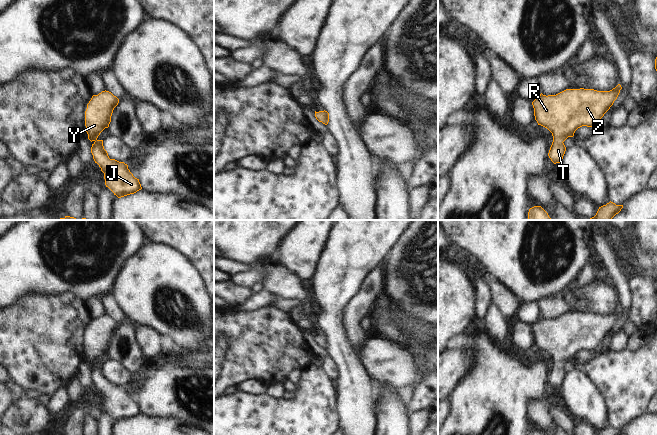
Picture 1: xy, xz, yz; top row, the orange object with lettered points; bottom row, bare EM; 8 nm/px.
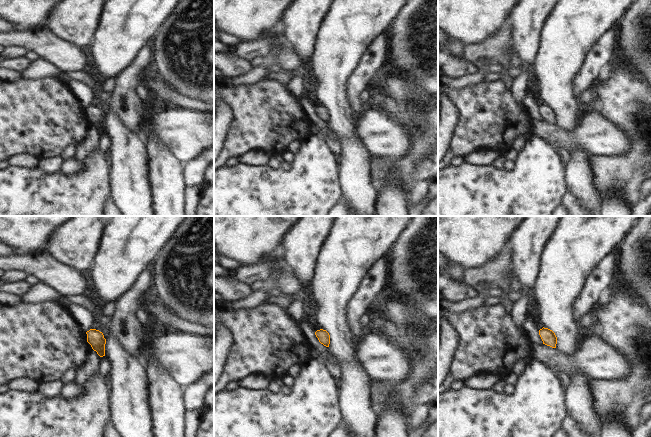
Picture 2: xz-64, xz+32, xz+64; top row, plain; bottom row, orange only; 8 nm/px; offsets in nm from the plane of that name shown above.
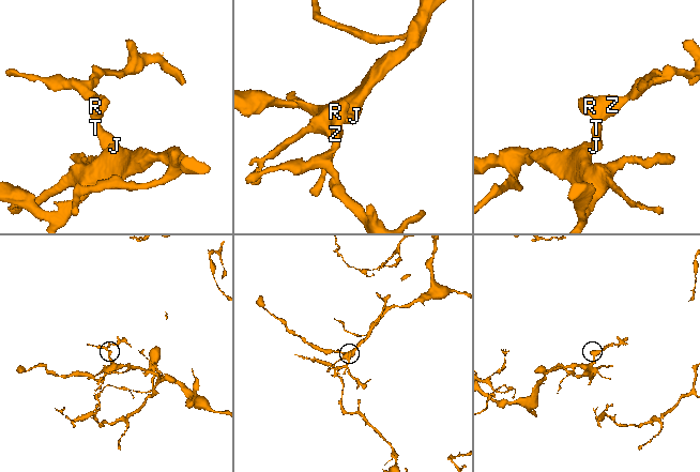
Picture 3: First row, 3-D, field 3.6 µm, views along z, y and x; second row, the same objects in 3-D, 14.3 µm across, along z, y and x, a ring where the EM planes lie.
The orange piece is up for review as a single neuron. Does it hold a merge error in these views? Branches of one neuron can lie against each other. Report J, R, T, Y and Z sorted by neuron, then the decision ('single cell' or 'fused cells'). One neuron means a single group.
groups J R T Y Z; single cell

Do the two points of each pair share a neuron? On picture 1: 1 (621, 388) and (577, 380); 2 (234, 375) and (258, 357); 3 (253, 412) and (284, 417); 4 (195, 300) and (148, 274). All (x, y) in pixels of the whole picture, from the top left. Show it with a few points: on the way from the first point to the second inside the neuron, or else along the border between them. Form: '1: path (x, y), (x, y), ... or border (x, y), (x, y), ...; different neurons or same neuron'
1: border (582, 367), (606, 403); different neurons
2: path (240, 369), (252, 357); same neuron
3: path (261, 417), (276, 417); same neuron
4: path (183, 291), (168, 284), (160, 284); same neuron

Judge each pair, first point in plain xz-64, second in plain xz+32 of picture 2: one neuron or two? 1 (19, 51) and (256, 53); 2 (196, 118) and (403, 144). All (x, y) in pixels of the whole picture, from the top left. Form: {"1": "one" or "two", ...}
{"1": "one", "2": "one"}

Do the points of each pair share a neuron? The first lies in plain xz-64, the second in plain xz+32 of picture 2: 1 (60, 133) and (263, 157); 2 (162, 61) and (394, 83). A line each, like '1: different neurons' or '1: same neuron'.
1: different neurons
2: different neurons

